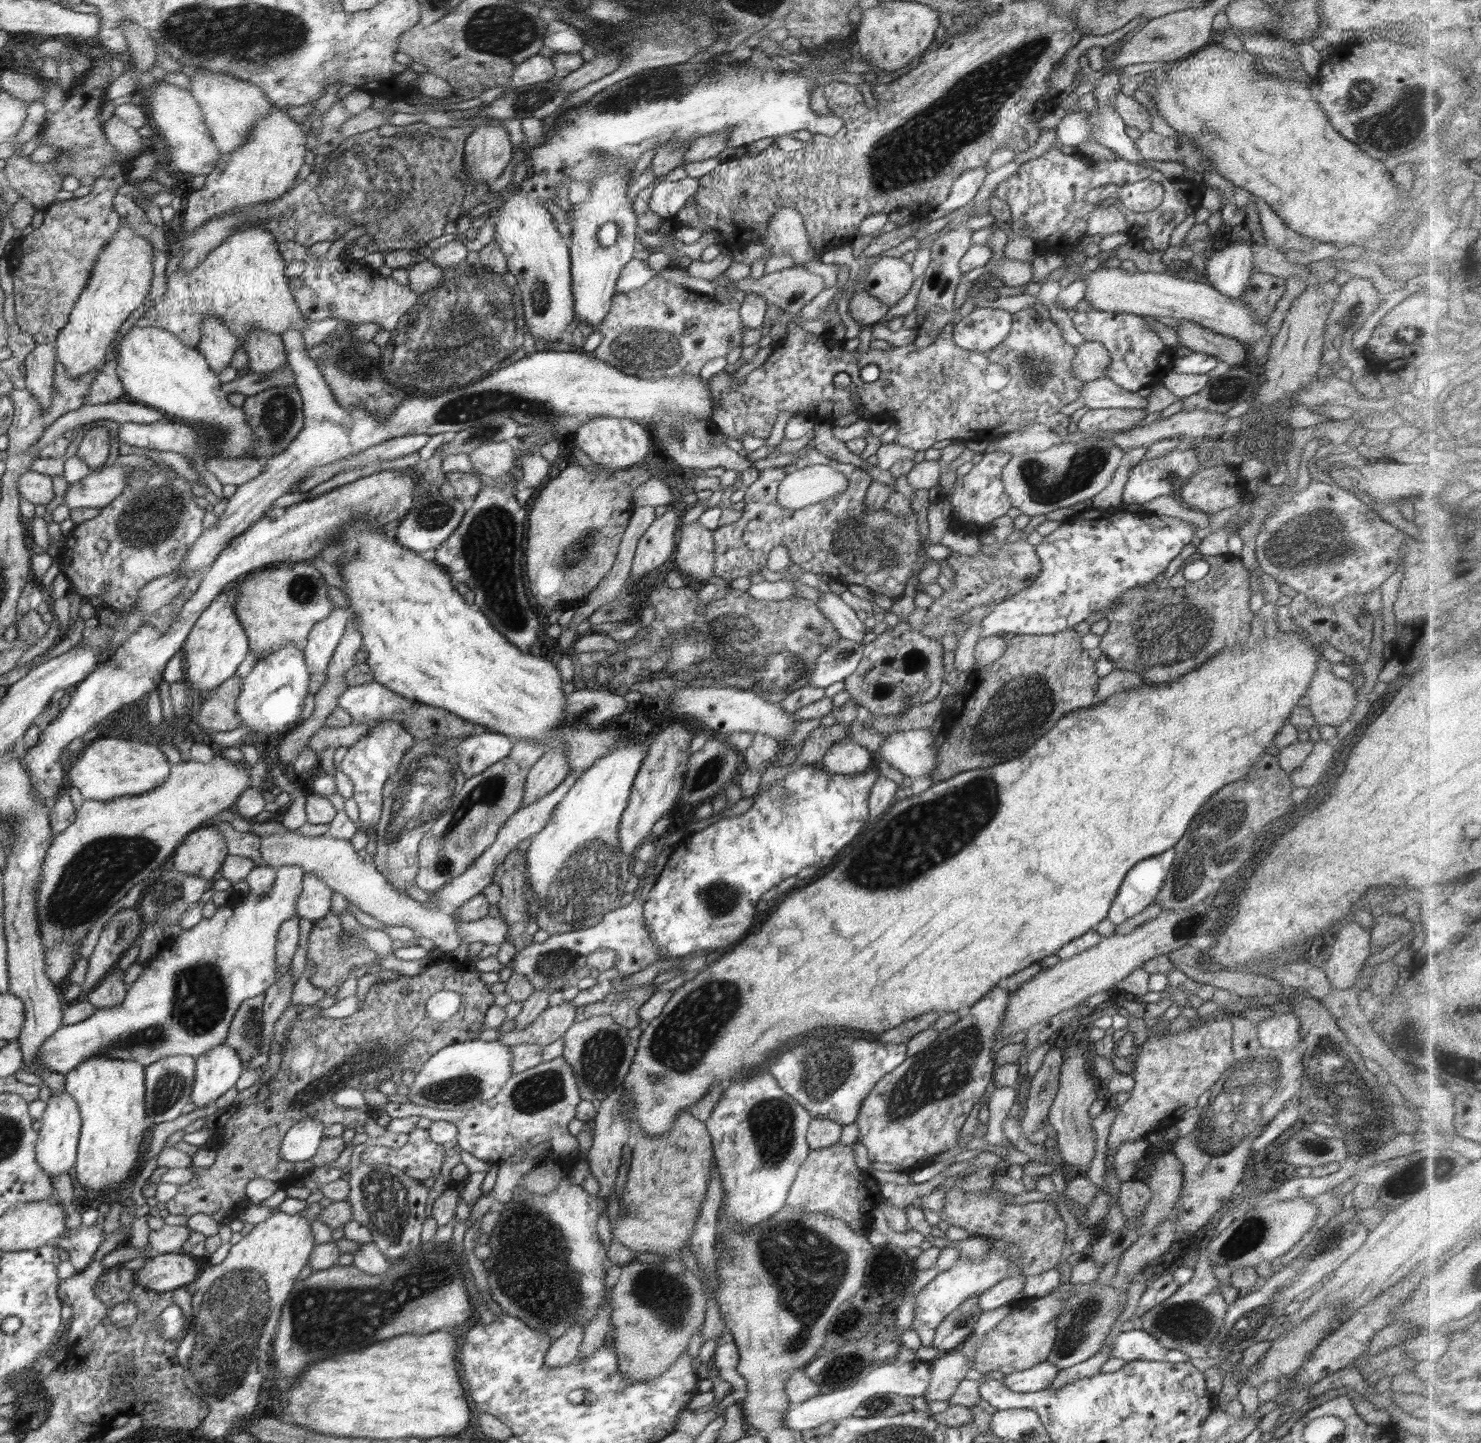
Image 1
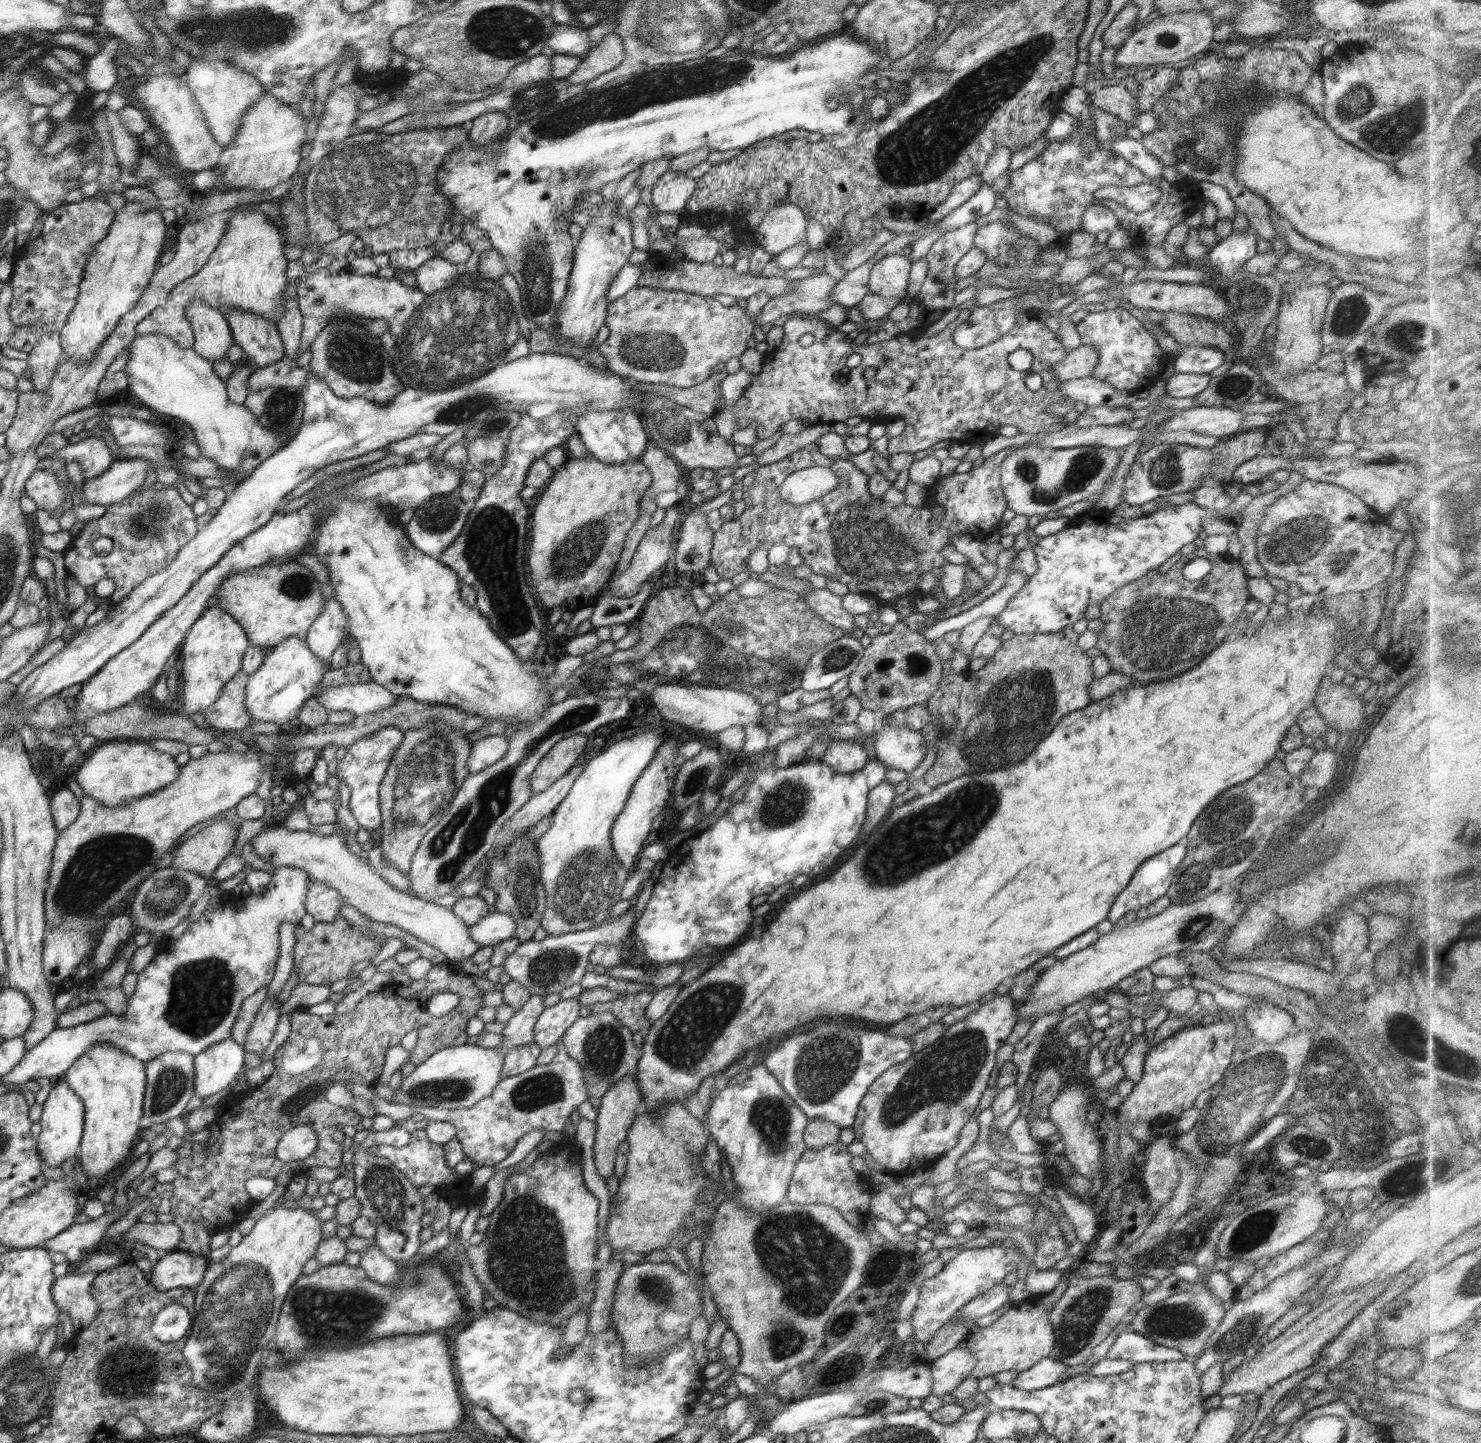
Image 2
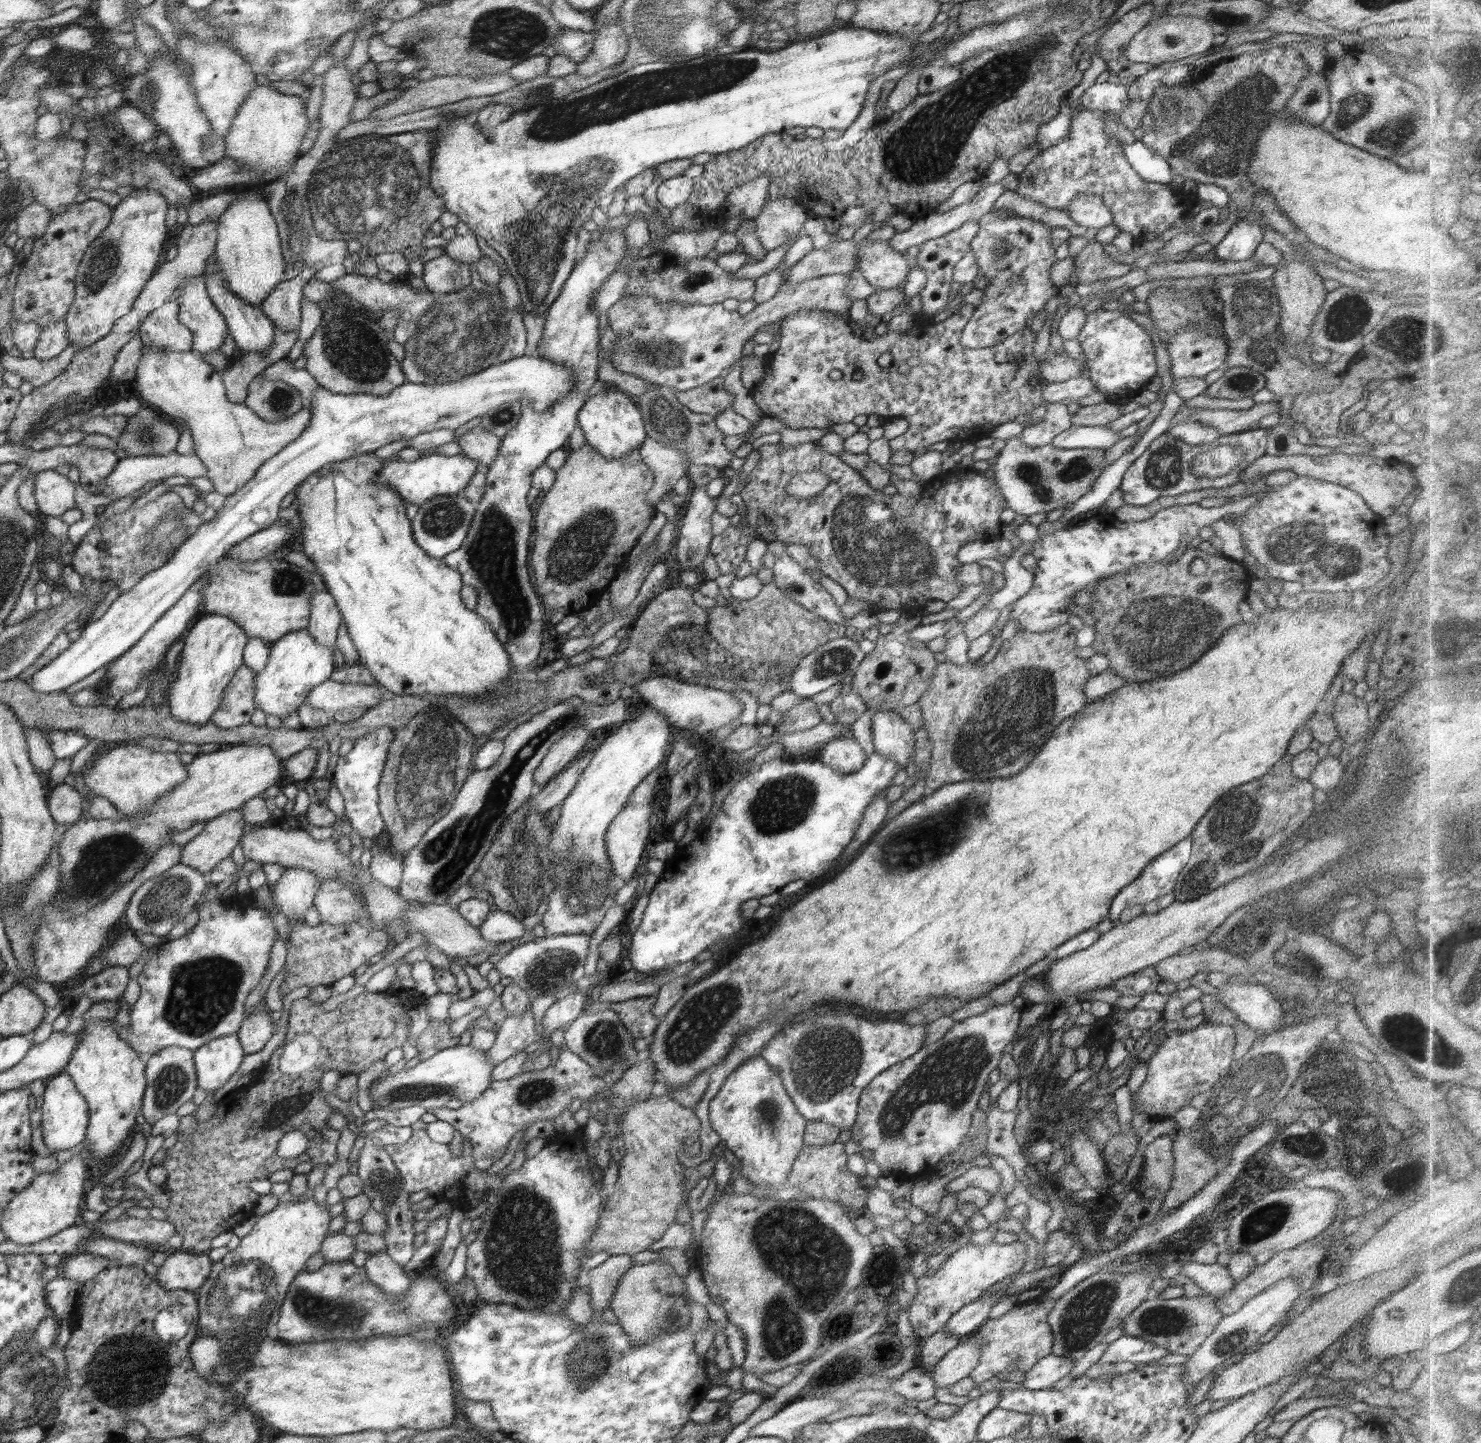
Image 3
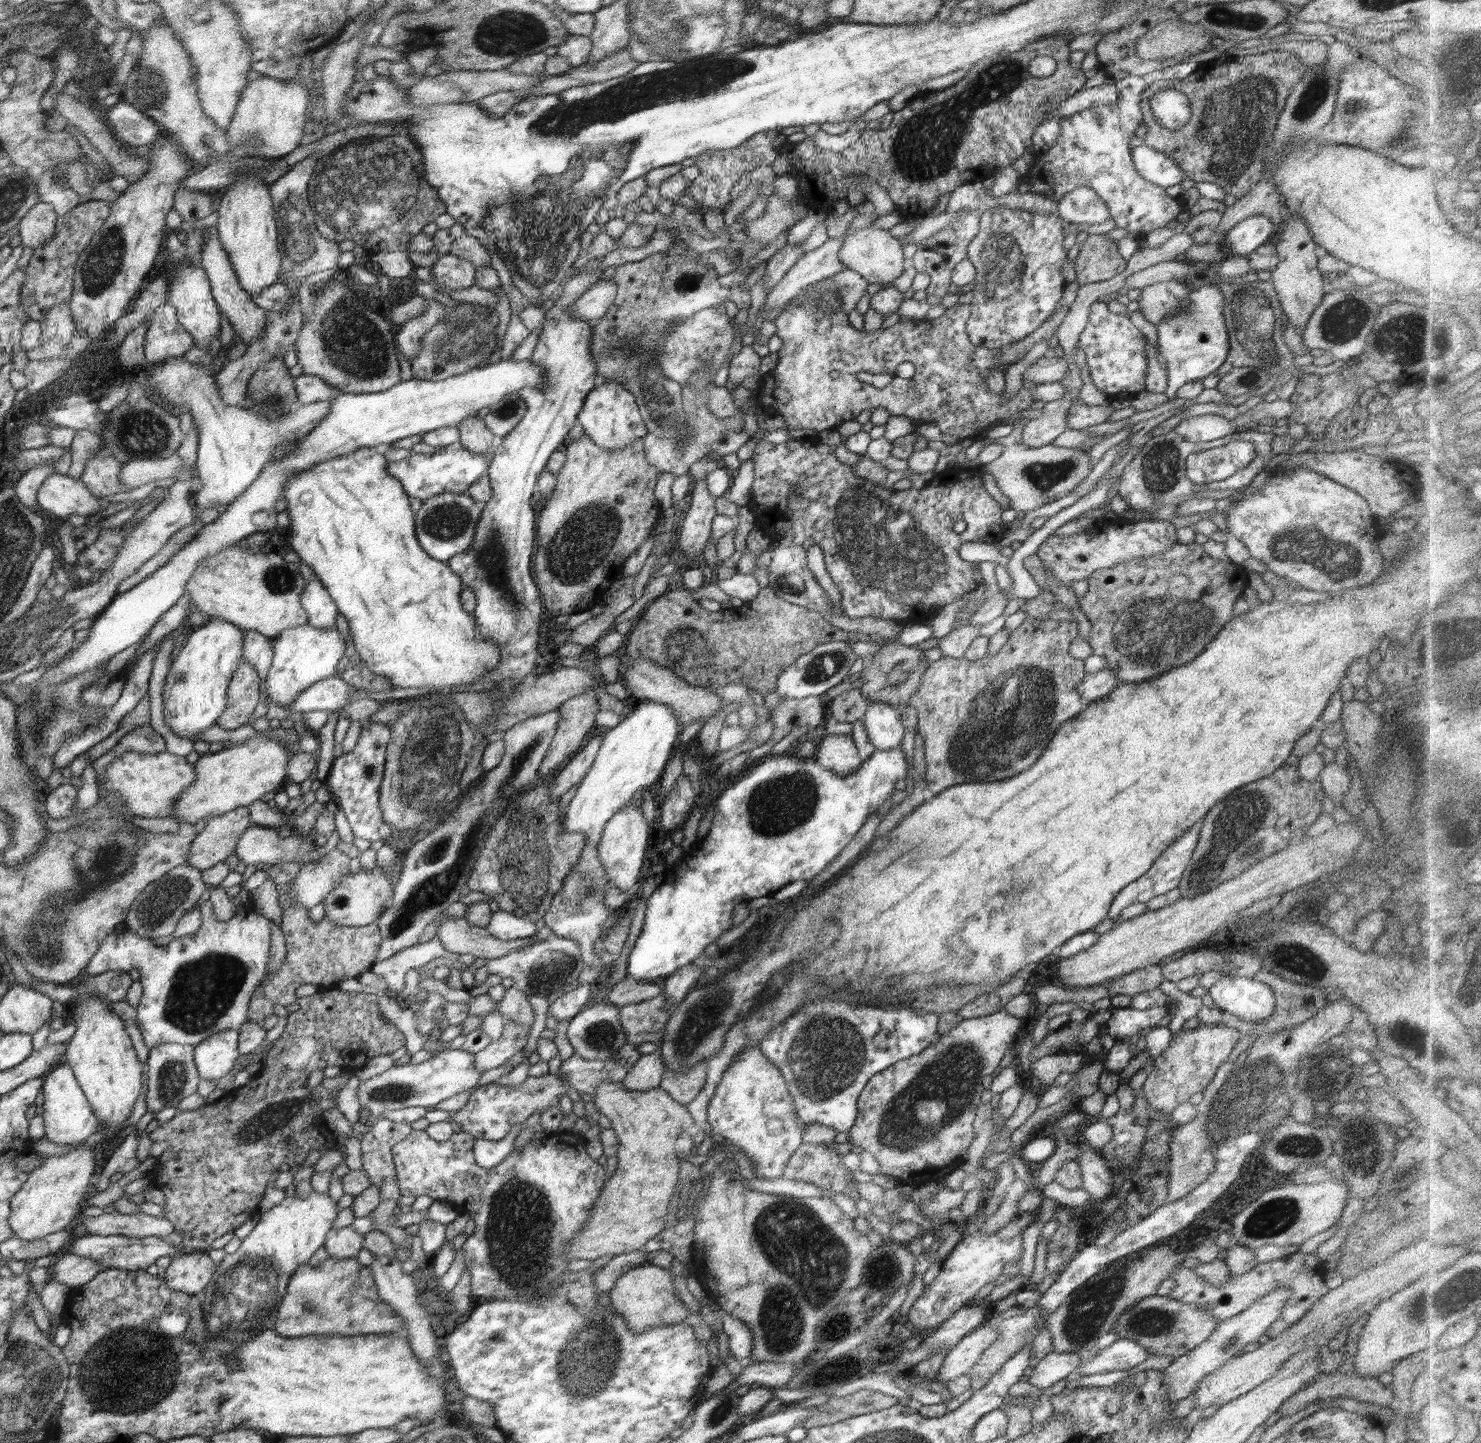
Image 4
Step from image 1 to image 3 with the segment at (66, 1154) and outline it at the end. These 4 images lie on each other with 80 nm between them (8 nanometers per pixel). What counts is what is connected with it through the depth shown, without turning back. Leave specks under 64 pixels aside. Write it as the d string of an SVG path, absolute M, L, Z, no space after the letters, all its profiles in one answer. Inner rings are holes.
M63 1071L45 1080L43 1098L44 1102L42 1102L42 1107L40 1108L43 1117L40 1125L42 1127L43 1141L48 1150L52 1153L60 1152L60 1150L68 1150L78 1146L80 1142L85 1142L90 1120L89 1103L85 1096L78 1092L70 1073Z

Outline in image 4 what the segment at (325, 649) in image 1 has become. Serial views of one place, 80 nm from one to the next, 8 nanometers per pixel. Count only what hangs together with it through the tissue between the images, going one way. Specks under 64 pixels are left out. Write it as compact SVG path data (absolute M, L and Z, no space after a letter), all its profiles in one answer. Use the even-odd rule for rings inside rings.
M312 580L308 583L302 594L302 604L309 613L309 624L314 628L328 630L336 624L336 616L340 613L337 603L330 596L329 590L322 585L320 580Z

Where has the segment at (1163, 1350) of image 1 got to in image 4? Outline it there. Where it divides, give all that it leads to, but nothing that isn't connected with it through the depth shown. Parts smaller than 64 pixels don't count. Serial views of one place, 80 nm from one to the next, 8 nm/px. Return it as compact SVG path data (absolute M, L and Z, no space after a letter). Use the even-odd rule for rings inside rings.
M1117 1339L1114 1343L1102 1350L1092 1361L1080 1366L1074 1373L1074 1377L1082 1377L1090 1374L1102 1374L1112 1370L1129 1370L1153 1356L1135 1340Z

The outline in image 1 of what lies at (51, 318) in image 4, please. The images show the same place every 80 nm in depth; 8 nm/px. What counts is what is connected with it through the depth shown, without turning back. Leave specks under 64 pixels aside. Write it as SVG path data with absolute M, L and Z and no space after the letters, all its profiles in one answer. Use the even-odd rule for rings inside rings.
M55 342L37 344L23 361L25 389L37 397L45 410L51 407L53 399L55 352Z

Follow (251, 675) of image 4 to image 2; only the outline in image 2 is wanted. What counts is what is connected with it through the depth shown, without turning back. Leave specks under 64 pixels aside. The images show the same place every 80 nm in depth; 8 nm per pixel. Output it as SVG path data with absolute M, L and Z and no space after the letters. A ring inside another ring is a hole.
M240 670L222 687L217 702L204 711L207 726L227 732L242 730L250 725L252 717L245 705L245 686L248 682L249 674Z

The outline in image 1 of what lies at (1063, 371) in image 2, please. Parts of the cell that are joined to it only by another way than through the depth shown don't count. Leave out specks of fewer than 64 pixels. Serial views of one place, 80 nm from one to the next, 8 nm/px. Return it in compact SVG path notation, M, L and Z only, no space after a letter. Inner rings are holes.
M1084 341L1075 346L1076 354L1072 361L1071 371L1080 380L1088 382L1106 376L1111 358L1107 348L1097 342Z

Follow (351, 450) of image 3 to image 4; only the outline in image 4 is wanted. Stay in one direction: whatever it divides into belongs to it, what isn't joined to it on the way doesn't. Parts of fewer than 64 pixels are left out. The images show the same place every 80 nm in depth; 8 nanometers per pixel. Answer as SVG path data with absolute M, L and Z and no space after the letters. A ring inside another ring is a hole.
M501 359L490 365L473 368L464 374L458 374L444 380L434 382L431 380L410 379L398 384L384 392L370 394L344 393L329 400L328 414L322 419L314 431L310 432L300 444L286 456L269 464L258 480L246 489L246 492L228 508L220 513L217 520L206 524L181 549L158 568L156 572L146 576L140 584L124 594L116 594L109 606L95 617L93 626L84 642L78 644L69 656L56 667L46 671L41 680L54 685L56 682L65 682L77 674L93 670L116 656L118 652L138 644L144 636L153 630L166 611L176 606L178 599L185 594L186 584L198 568L199 562L218 554L223 548L234 542L240 542L261 532L272 530L278 524L276 516L276 502L282 500L284 485L310 471L314 465L324 463L326 460L350 455L362 448L380 448L390 446L404 438L424 435L448 426L457 427L463 420L477 414L482 408L489 408L500 403L503 398L511 394L521 393L527 388L543 388L545 372L540 365L535 365L530 359L517 361L514 359Z

